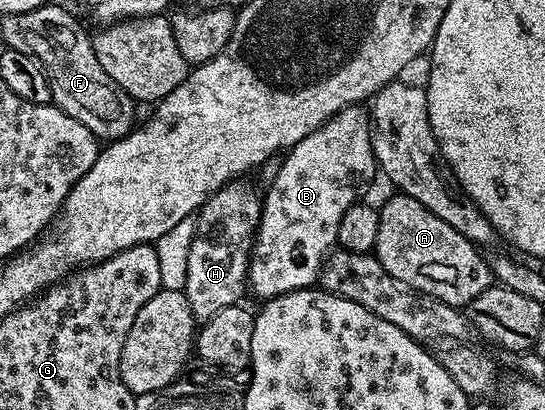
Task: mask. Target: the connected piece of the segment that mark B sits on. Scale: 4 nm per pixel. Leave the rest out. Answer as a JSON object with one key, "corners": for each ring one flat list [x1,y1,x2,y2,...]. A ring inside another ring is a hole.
{"corners":[[361,105,342,110,316,132,312,132,300,144,296,144,281,159,282,167,276,180,265,187,262,198,262,219,258,221,258,233,254,249,250,251,249,289,259,300,278,298,281,294,313,287,319,281,328,255,335,249,340,220,348,208,361,203,370,190,374,177,379,177,378,161,374,159,372,118,362,111]]}

